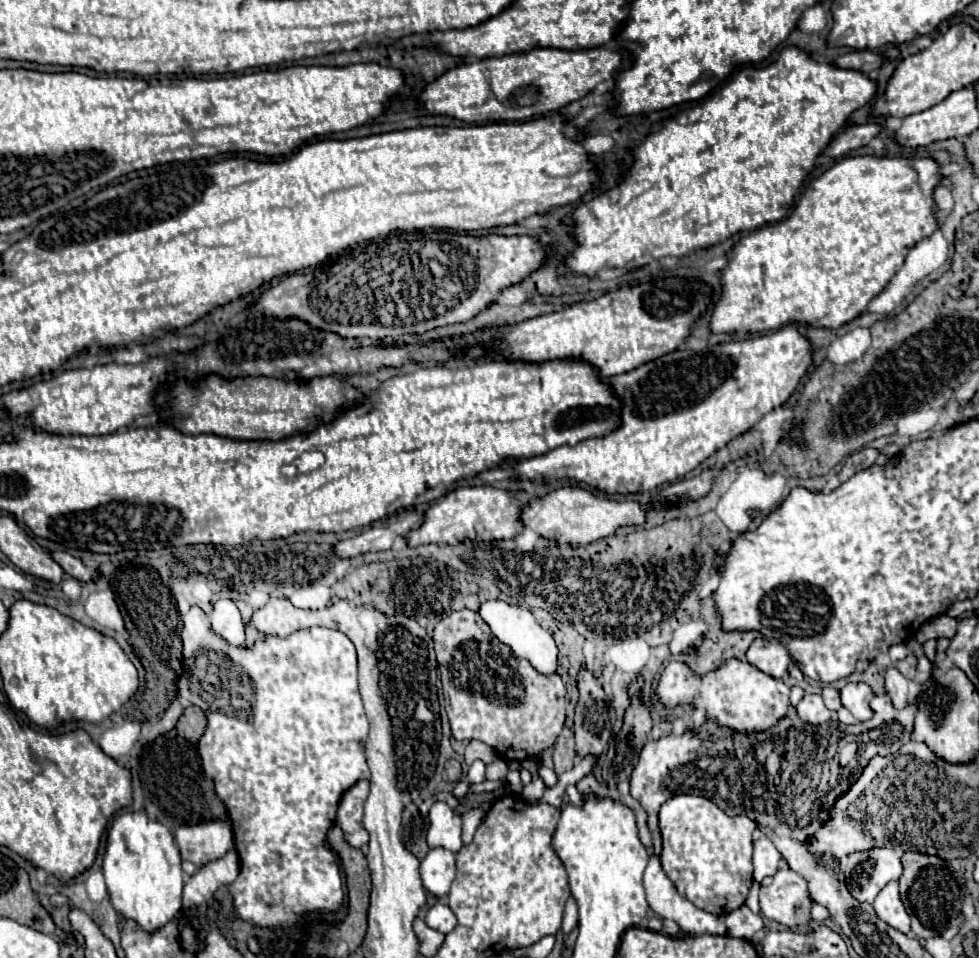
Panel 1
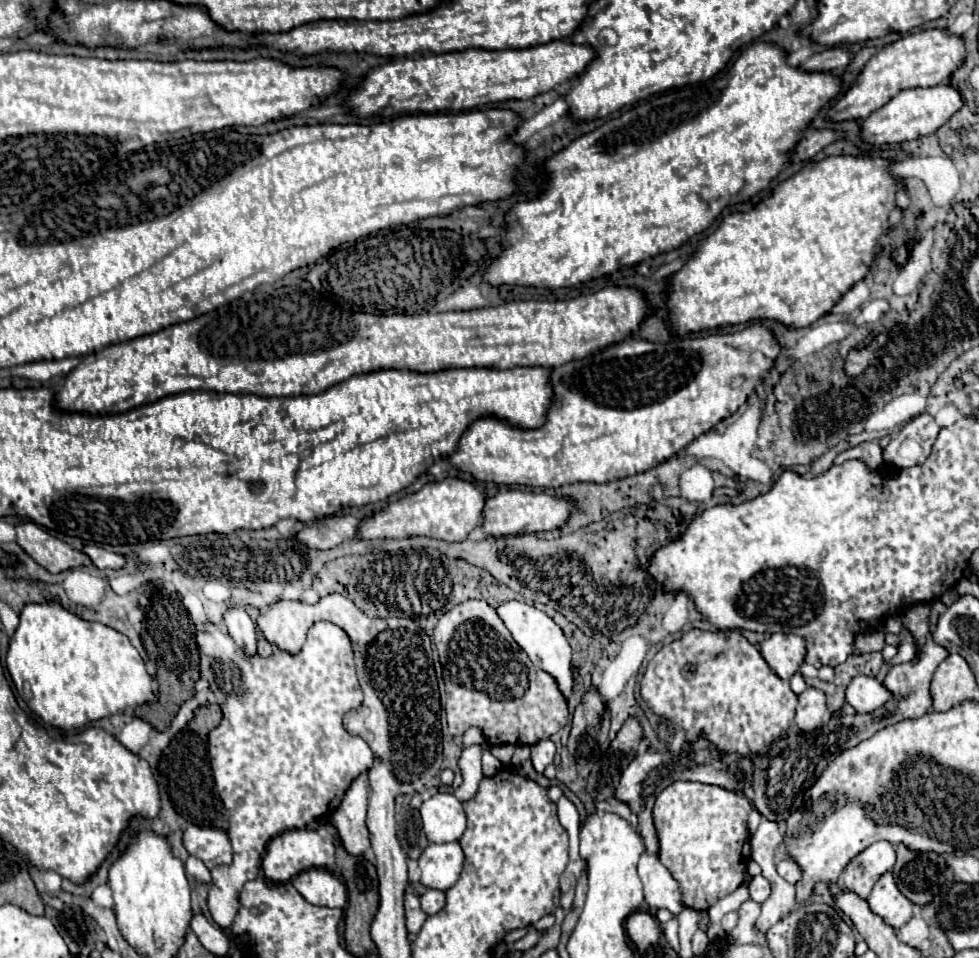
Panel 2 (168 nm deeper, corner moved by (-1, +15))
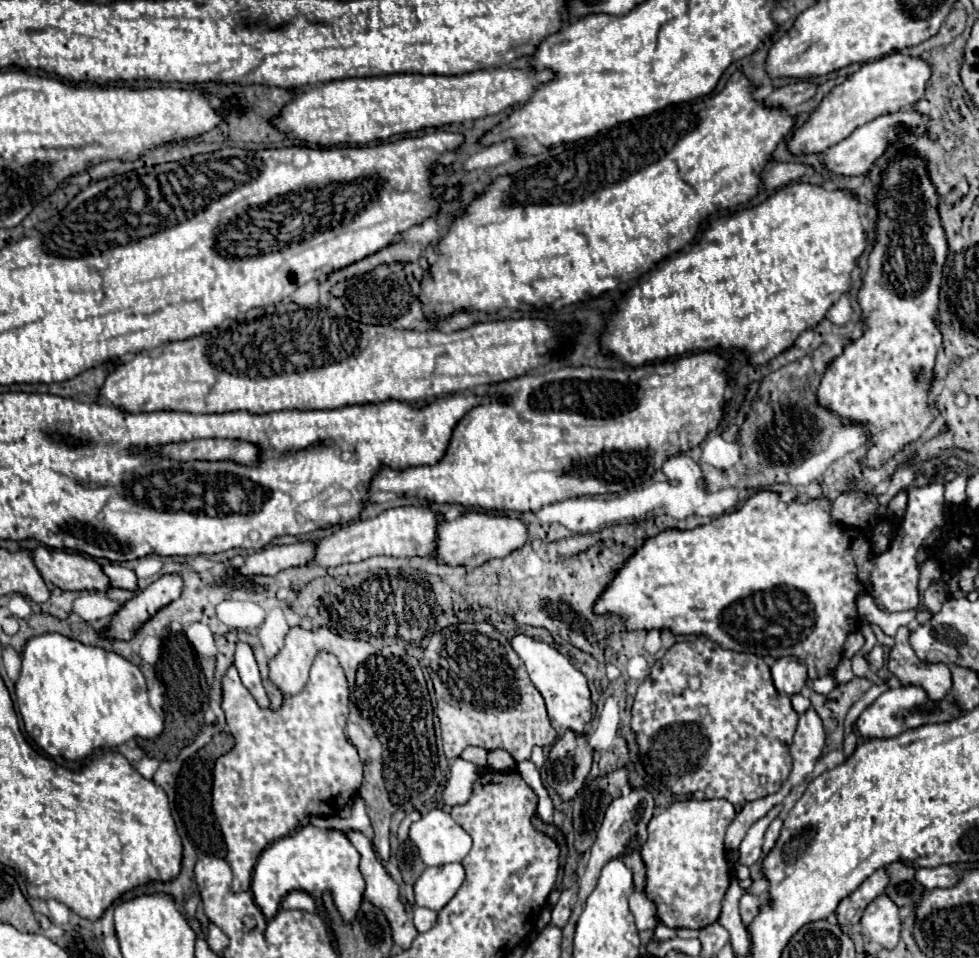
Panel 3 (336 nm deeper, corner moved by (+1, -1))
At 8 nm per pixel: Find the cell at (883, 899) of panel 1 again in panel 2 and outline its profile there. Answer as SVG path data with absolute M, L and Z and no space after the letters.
M892 872L880 876L876 886L868 896L868 904L874 914L882 916L886 924L900 928L912 918L912 904L910 900L898 890Z

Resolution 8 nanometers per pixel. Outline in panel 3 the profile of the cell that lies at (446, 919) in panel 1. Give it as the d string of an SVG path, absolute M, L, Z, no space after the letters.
M414 908L414 926L418 932L428 932L436 924L436 912L428 908Z

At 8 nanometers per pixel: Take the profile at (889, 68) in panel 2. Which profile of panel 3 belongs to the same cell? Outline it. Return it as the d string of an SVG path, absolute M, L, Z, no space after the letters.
M900 52L888 54L874 62L866 62L860 70L848 76L842 84L834 86L822 98L822 102L810 114L810 118L792 132L788 150L796 156L826 152L830 146L848 138L856 128L864 126L866 122L916 104L920 96L924 96L928 76L930 76L930 68L928 64L924 64L922 58L904 56Z

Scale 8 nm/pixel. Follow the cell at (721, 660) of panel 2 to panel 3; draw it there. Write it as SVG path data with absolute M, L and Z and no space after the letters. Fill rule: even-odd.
M698 636L692 642L676 642L672 648L668 648L668 652L654 662L652 672L644 678L644 682L638 686L636 698L634 698L634 706L632 706L632 732L636 734L636 744L638 744L638 758L644 766L644 770L650 776L658 776L658 780L674 794L674 796L686 796L686 794L696 794L702 792L706 798L724 798L728 802L732 802L732 806L736 808L736 812L740 812L748 802L752 800L760 800L768 794L774 794L780 790L780 786L786 782L790 770L792 770L792 758L790 758L790 744L792 744L792 734L796 730L796 720L798 714L790 704L790 698L776 692L774 684L772 684L772 676L770 676L770 668L768 664L754 656L754 654L740 654L740 652L732 652L732 650L724 650L720 648L716 642L712 642L708 636ZM692 676L700 678L700 686L698 688L690 688L688 680Z

